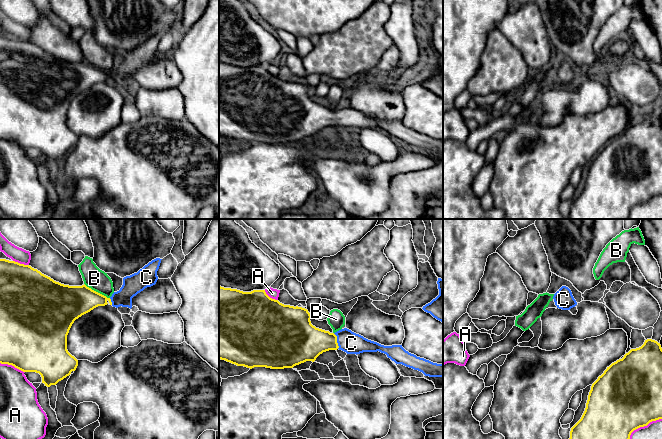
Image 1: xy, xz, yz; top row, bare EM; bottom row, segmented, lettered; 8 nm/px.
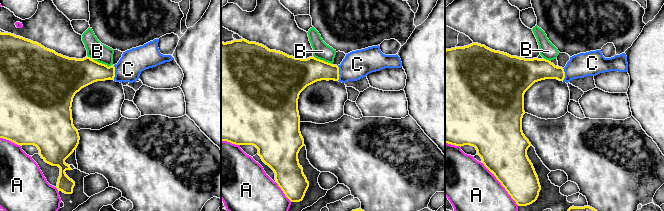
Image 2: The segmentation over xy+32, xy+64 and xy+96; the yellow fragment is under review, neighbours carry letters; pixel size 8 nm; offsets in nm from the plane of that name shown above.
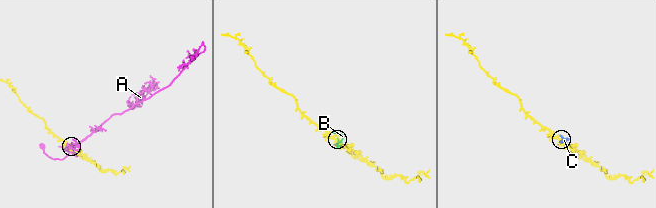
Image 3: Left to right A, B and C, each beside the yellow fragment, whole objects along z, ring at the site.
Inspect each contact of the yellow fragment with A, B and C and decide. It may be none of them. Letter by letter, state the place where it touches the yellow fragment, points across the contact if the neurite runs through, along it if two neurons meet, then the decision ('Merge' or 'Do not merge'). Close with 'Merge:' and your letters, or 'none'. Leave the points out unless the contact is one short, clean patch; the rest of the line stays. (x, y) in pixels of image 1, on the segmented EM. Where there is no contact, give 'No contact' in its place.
A: Touches yellow at yz (643, 426). Do not merge
B: Touches yellow at xy (97, 292). Boundary: xy (84, 283), (109, 298). Do not merge
C: Touches yellow at xz (336, 341). Path across: xz (305, 342), (336, 341), (348, 341), (351, 343). Merge
Merge: C

